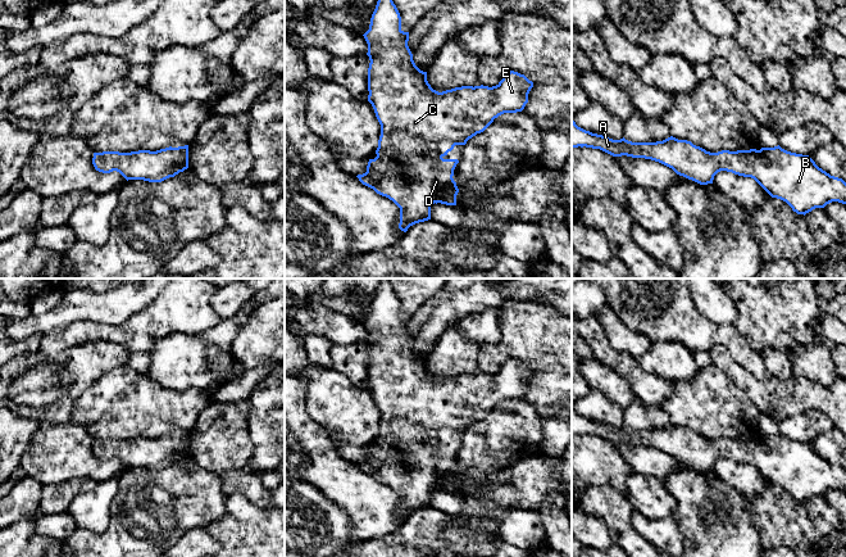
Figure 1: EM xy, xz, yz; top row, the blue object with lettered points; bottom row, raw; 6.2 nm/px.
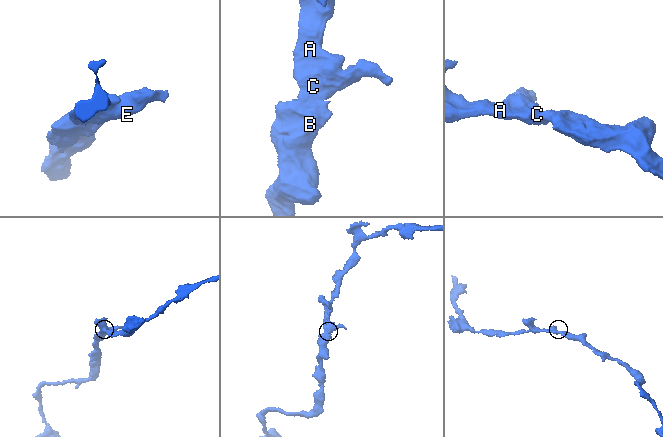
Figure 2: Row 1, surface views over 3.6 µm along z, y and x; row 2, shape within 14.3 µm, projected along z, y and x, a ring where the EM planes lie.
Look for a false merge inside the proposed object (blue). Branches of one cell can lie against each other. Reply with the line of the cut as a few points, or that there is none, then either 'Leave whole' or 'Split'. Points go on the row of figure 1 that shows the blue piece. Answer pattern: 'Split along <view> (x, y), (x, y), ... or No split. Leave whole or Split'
No split. Leave whole

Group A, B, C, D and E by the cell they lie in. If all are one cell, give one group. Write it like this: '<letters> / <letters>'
A B C D E

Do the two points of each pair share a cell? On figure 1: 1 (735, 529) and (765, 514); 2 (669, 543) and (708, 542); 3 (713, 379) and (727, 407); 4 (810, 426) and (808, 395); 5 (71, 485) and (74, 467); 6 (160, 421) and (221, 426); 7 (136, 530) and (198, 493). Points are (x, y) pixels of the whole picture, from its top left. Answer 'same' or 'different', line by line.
1: different
2: different
3: same
4: different
5: different
6: different
7: same

